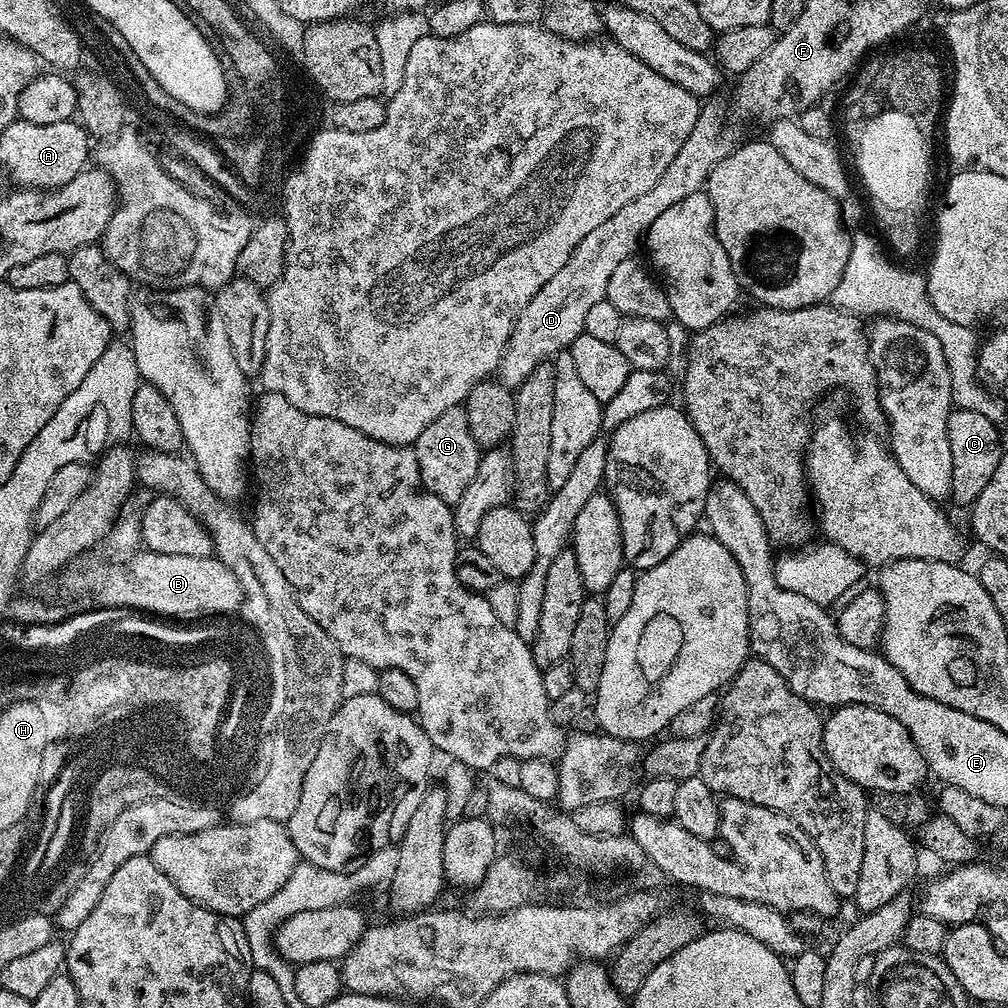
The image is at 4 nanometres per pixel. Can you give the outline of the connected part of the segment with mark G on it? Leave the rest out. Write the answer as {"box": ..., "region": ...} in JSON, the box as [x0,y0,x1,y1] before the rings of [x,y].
{"box":[414,406,482,506],"region":[[[461,406],[438,414],[438,418],[434,418],[434,422],[430,422],[430,426],[426,426],[422,434],[418,434],[414,447],[424,488],[430,490],[430,494],[438,494],[438,498],[455,506],[478,473],[482,455],[481,448],[470,434],[468,412]]]}

